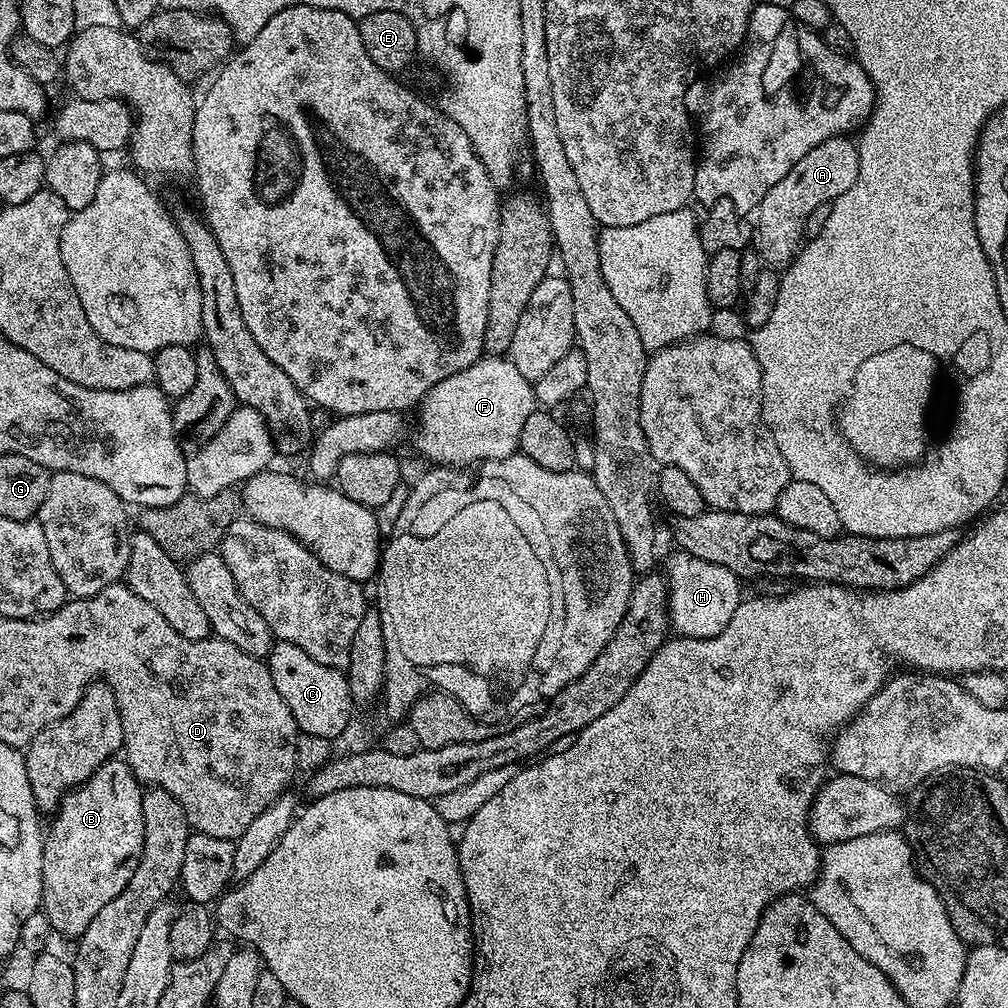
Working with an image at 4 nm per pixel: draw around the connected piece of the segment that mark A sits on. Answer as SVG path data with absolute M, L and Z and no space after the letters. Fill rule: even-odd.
M835 136L810 150L782 178L782 182L770 186L766 198L754 213L754 247L761 261L773 270L783 269L792 263L805 239L806 218L818 206L831 204L858 178L860 149L855 139L848 136ZM756 219L756 220L755 220Z

